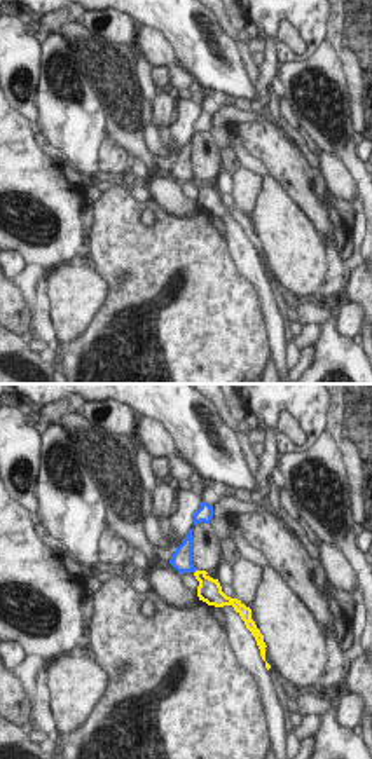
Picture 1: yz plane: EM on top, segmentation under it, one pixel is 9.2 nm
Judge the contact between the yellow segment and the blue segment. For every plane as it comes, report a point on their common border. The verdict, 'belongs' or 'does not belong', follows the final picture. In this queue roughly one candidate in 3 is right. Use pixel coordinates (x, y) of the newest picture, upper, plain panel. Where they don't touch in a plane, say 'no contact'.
no contact

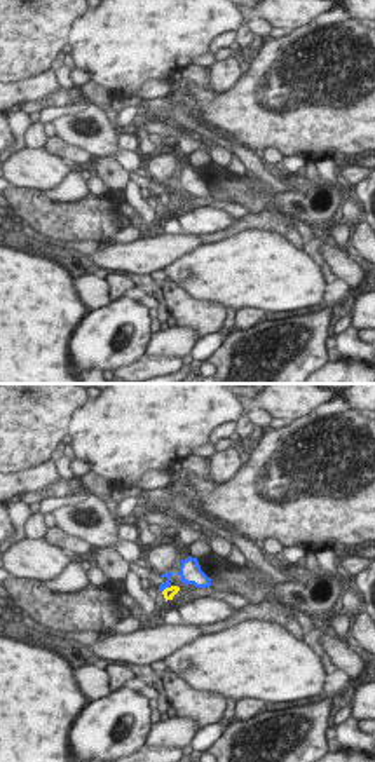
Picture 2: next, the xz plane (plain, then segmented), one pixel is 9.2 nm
contact (166, 197)

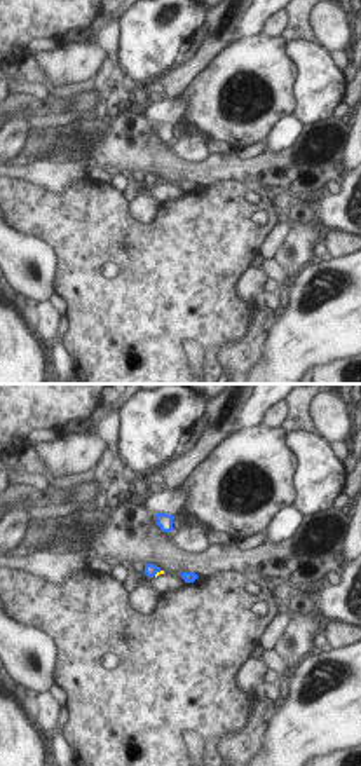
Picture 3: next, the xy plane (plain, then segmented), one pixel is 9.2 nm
contact (157, 182)

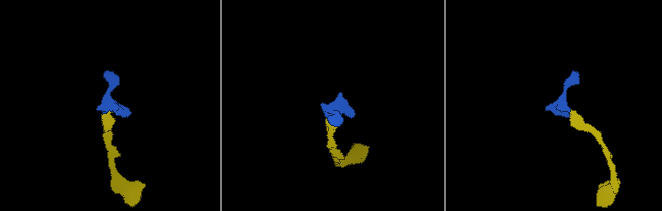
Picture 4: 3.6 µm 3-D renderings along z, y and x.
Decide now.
belongs

